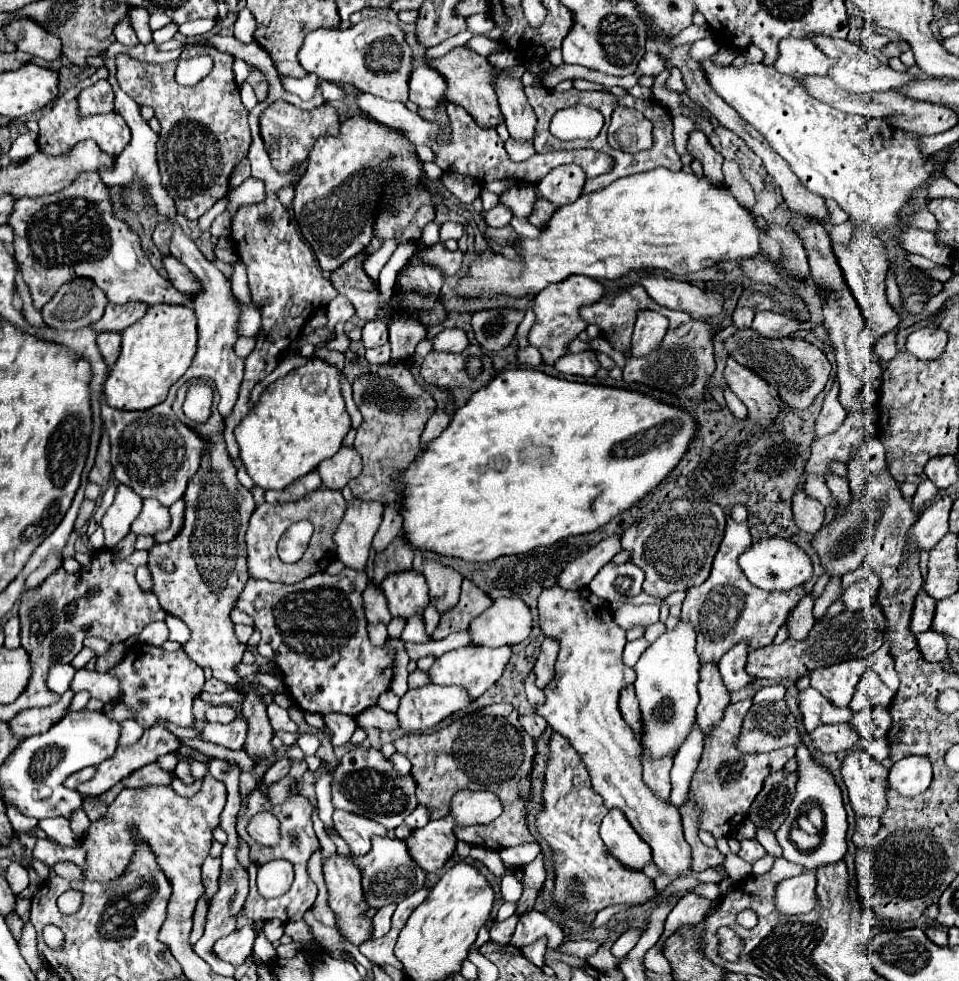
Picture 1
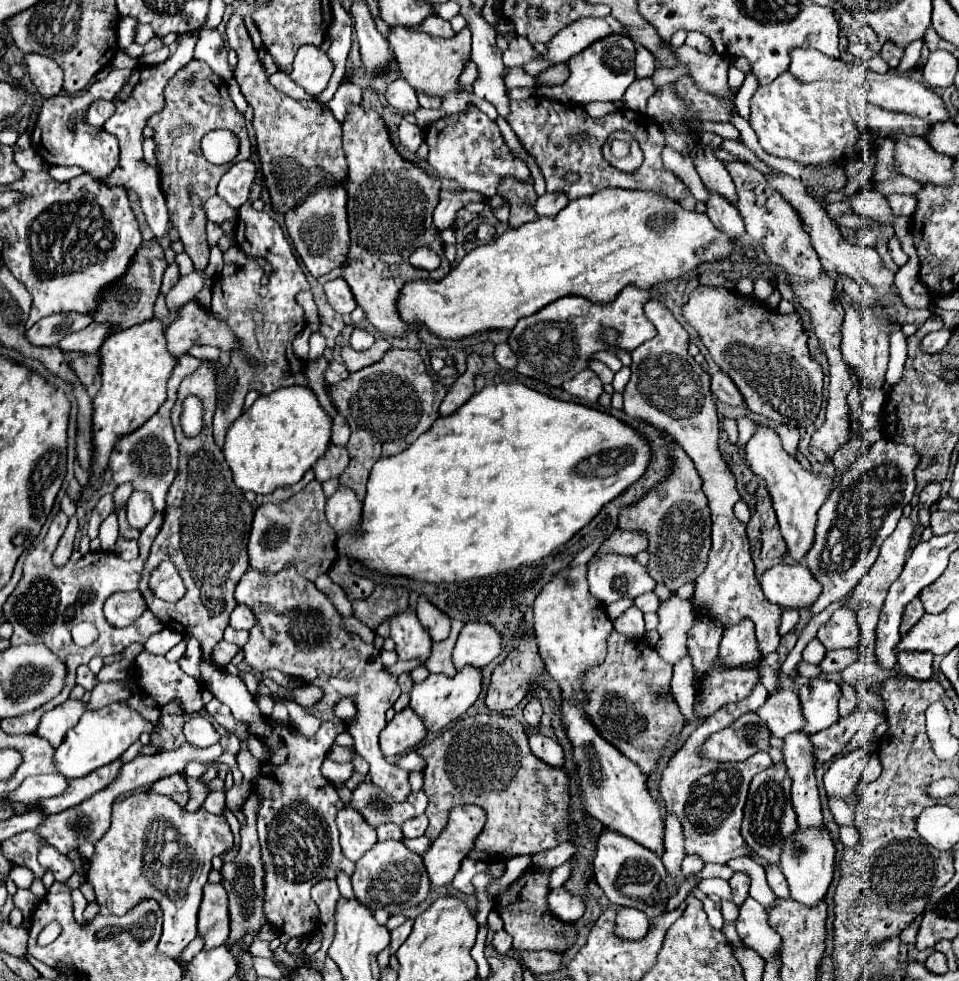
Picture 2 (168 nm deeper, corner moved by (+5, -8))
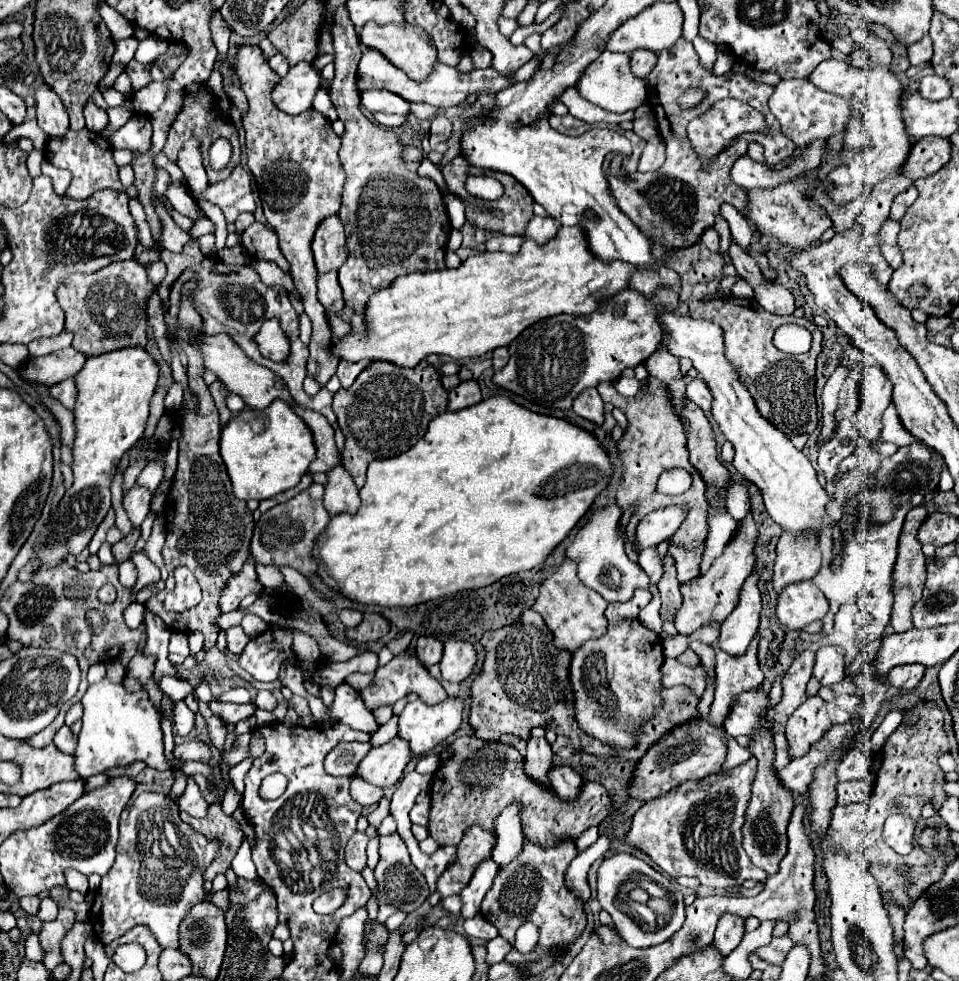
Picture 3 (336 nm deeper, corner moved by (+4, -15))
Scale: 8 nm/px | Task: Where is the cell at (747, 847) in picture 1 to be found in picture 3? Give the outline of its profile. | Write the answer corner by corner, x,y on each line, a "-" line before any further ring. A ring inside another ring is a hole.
723,914
715,932
713,946
719,950
721,956
729,956
741,942
745,934
745,922
741,922
737,916

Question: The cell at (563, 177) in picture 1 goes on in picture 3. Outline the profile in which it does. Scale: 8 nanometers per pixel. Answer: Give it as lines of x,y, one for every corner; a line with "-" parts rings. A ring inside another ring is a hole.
549,216
547,218
531,218
531,222
527,224
527,230
525,230
525,238
533,240
535,244
539,246
545,246
559,230
559,222
557,220
551,220

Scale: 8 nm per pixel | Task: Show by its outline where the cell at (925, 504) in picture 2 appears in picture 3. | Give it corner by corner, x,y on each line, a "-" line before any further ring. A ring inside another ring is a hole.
915,506
907,512
903,530
899,536
899,548
897,548
897,560
893,566
893,582
891,582
891,592
893,592
893,608
891,608
891,628
895,632
907,632
911,630
911,608
921,599
923,584
926,580
926,558
921,552
921,544
917,540
917,530
919,524
923,524
923,518
927,516
927,508

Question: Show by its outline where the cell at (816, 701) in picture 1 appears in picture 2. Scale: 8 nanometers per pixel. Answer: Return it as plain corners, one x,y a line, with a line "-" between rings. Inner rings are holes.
776,689
774,695
768,697
766,705
758,709
758,715
762,721
770,725
770,731
774,737
786,737
794,731
802,731
806,725
806,719
802,717
800,697
796,691

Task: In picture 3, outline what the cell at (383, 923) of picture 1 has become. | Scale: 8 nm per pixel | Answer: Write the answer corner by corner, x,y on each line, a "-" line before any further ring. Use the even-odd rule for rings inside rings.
453,895
442,900
443,909
451,914
460,914
462,901
459,895

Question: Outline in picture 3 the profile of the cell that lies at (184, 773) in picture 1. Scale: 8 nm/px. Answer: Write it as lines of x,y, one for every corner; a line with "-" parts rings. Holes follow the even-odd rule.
213,804
209,806
209,812
203,820
195,820
187,814
183,814
183,820
199,834
211,838
211,840
217,840
221,846
219,846
219,852
215,856
215,860
207,866
203,878
205,880
213,880
217,874
225,874
231,866
231,860
235,858
239,846
243,844
243,830
239,828
239,824
225,816
221,806
219,804

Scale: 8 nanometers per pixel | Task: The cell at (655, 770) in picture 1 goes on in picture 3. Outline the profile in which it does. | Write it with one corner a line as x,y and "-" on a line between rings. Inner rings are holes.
619,620
617,624
609,624
607,632
595,640
587,640
581,648
575,650
571,662
571,684
575,692
575,716
579,726
595,736
601,742
613,746
635,746
635,732
643,722
647,722
661,706
663,700
659,696
661,686
661,664
663,664
663,646
659,634
645,628
639,620

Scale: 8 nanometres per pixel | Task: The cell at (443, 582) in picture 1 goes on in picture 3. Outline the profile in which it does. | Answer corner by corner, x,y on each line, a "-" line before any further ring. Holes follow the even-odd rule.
423,636
417,640
417,658
425,668
431,668
437,664
443,656
443,642
435,640
431,636

